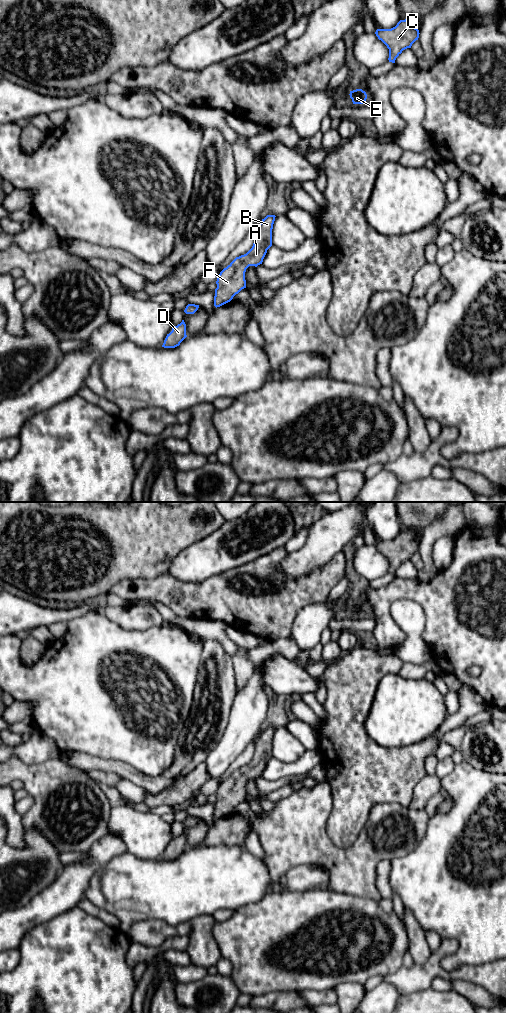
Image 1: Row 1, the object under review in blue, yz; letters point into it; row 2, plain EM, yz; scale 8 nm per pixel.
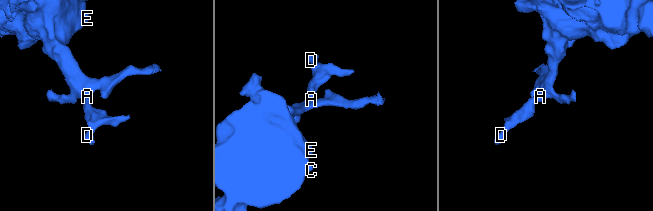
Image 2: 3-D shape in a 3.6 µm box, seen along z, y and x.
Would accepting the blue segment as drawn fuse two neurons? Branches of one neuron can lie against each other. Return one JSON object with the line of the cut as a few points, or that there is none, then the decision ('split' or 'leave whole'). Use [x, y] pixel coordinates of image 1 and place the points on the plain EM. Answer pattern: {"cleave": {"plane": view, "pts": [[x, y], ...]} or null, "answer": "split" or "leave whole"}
{"cleave": null, "answer": "leave whole"}

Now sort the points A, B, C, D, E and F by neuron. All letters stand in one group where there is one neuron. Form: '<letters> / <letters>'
A B C D E F

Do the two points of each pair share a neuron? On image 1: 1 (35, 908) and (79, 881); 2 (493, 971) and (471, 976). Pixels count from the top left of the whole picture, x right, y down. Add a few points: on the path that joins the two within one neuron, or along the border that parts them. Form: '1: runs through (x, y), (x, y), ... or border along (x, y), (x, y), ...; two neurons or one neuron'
1: runs through (46, 905), (60, 897), (68, 889); one neuron
2: runs through (488, 974), (476, 974); one neuron

